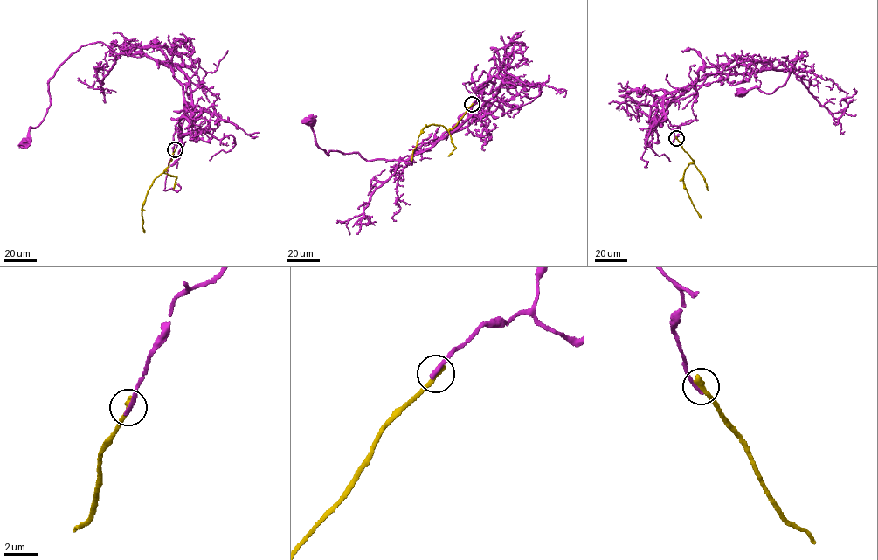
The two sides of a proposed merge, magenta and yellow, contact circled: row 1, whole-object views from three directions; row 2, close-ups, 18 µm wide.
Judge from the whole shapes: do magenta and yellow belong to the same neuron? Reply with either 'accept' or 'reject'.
reject

